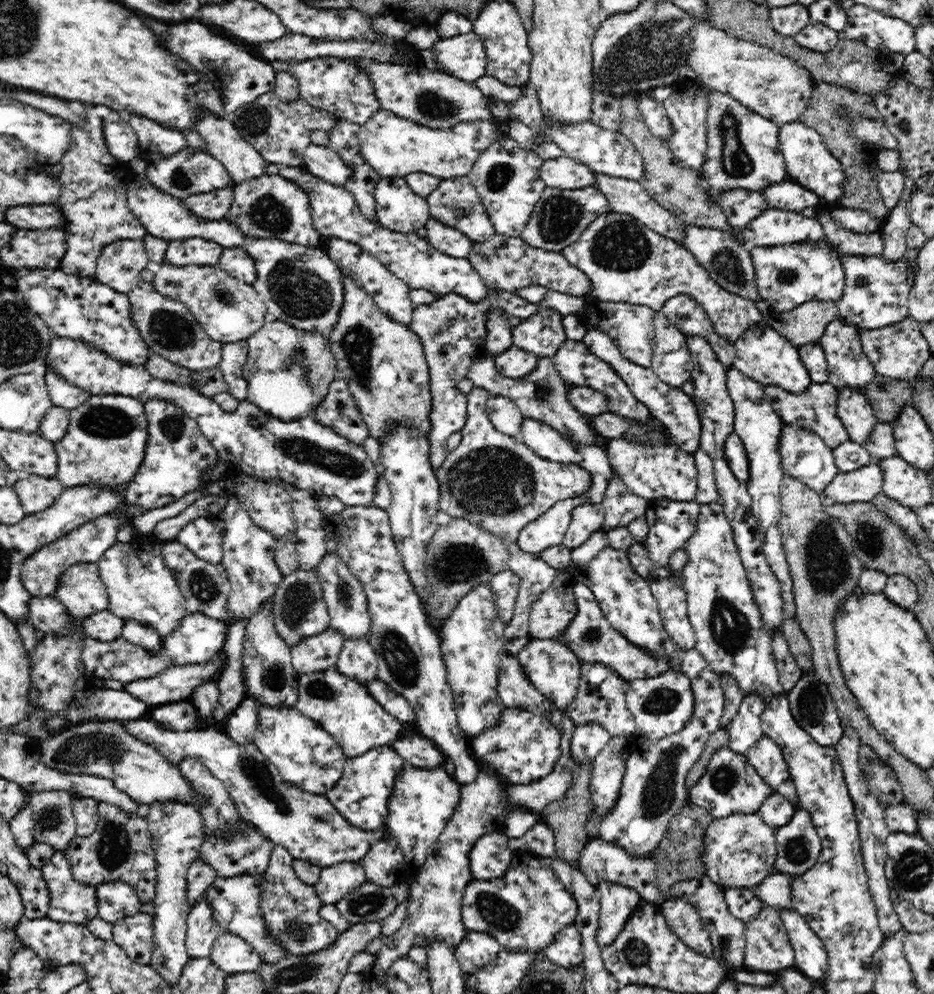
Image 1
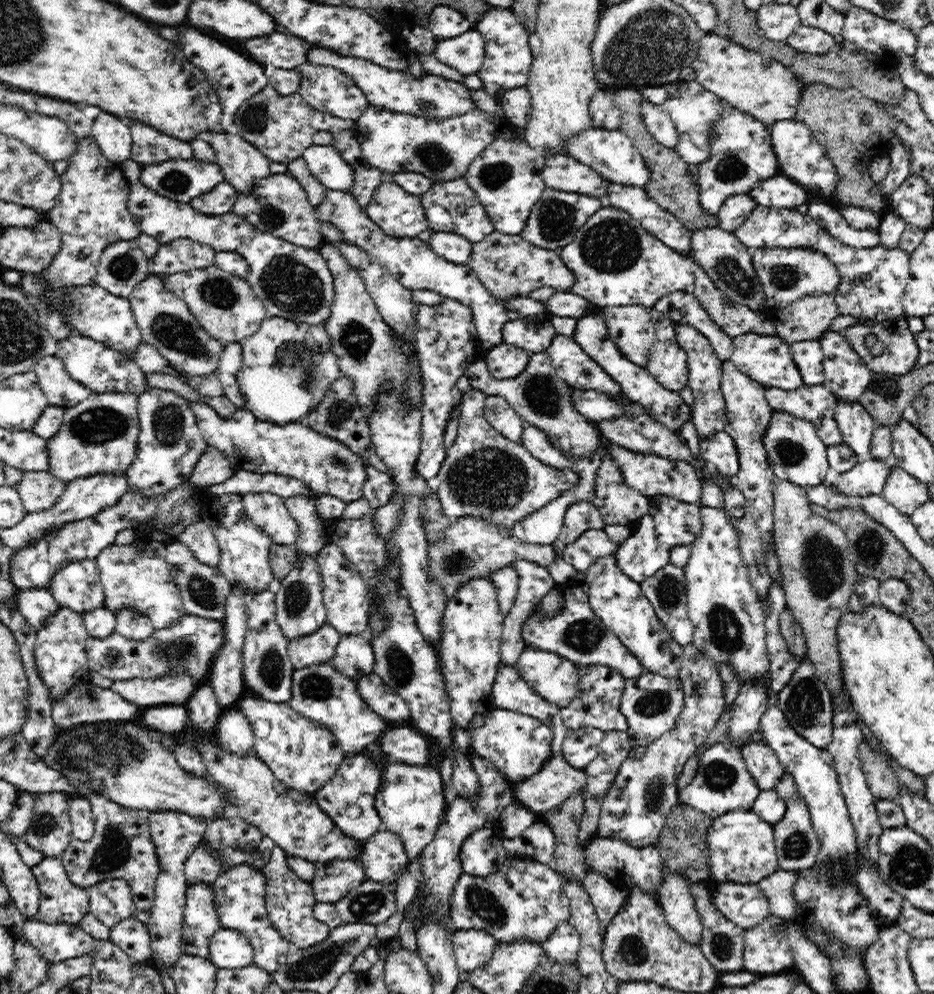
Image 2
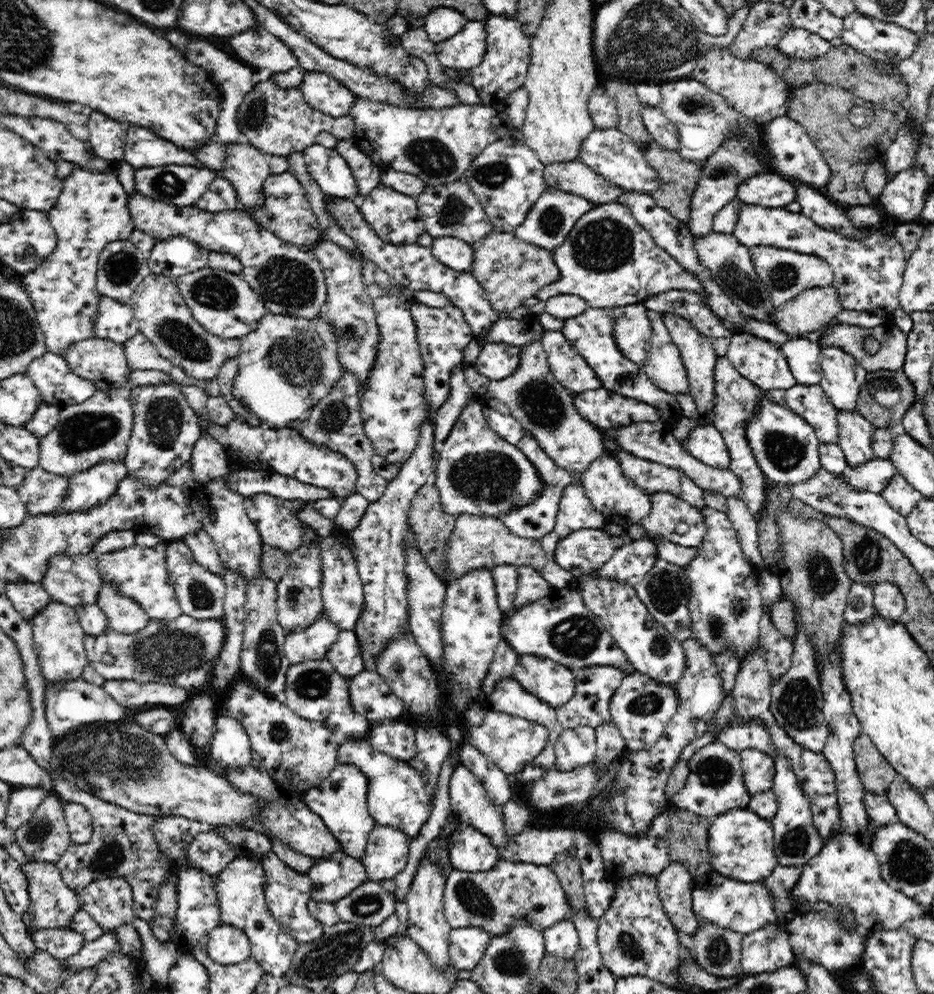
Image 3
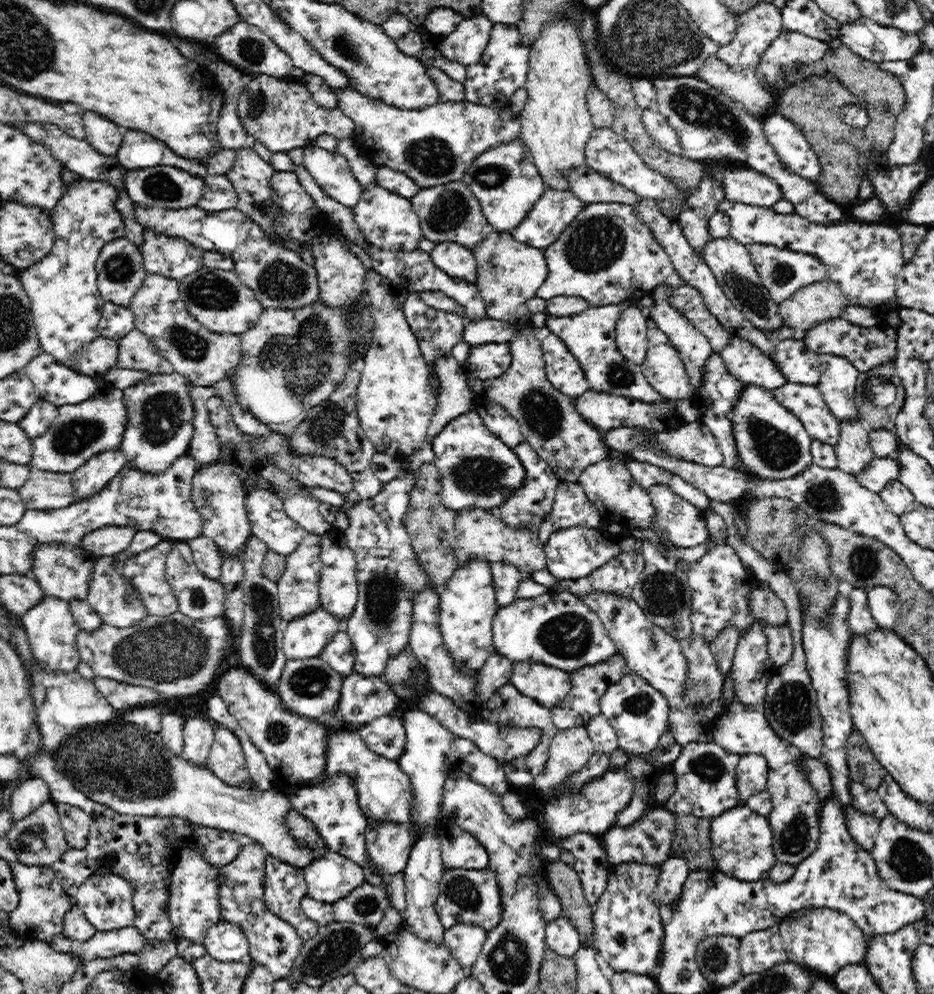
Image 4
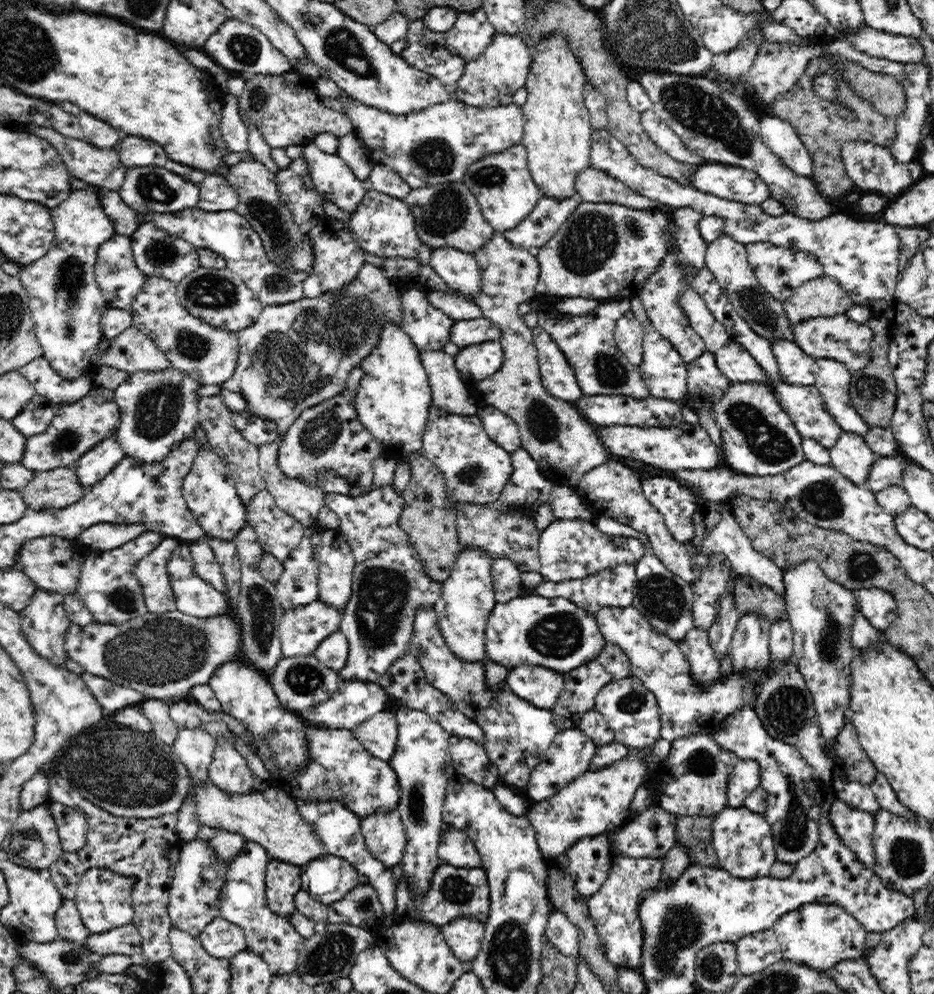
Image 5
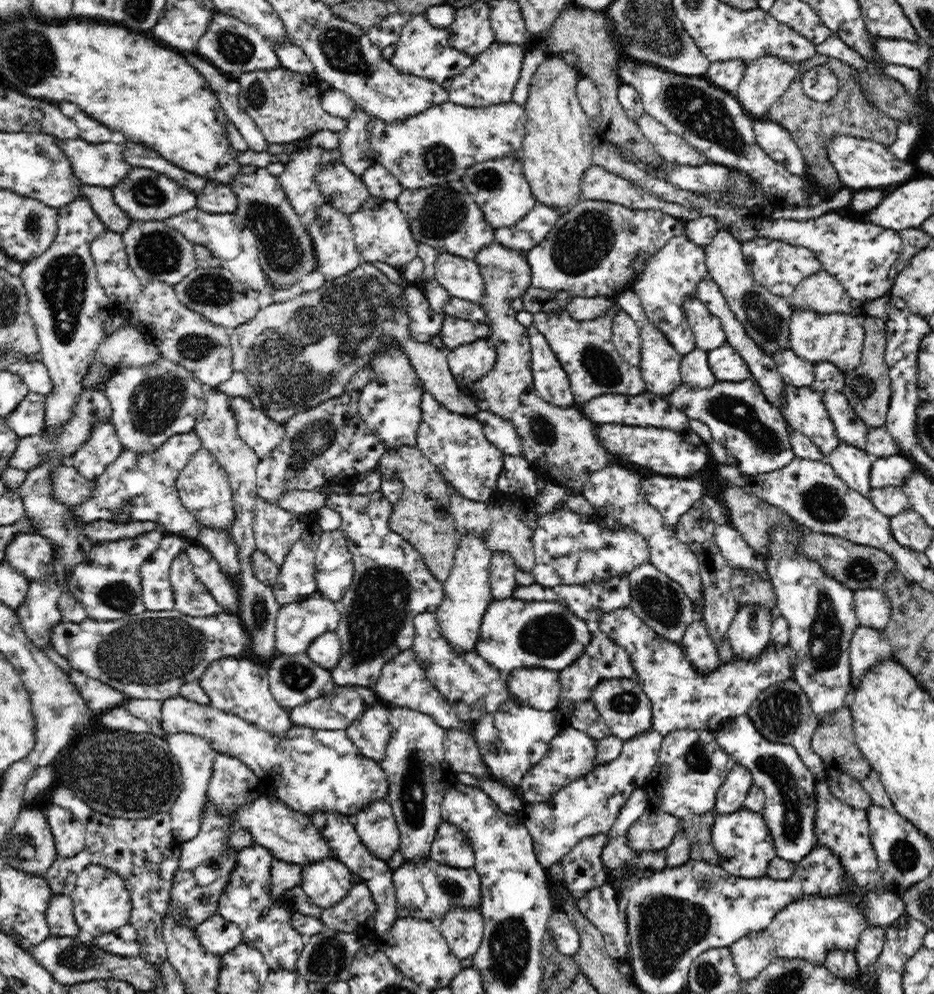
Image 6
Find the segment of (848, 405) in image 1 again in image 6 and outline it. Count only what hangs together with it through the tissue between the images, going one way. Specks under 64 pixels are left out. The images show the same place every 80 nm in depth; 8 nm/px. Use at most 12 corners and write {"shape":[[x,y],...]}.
{"shape":[[840,440],[823,461],[848,488],[869,496],[874,458]]}

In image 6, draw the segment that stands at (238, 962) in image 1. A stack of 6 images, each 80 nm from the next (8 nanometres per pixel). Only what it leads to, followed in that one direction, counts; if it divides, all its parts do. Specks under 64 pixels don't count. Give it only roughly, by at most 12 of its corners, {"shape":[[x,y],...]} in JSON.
{"shape":[[218,912],[194,929],[218,956],[244,943],[240,927]]}

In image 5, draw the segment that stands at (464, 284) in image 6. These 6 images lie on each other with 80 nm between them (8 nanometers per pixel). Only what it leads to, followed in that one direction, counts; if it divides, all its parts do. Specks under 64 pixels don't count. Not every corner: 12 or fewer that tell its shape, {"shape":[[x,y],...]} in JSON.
{"shape":[[433,249],[431,267],[449,288],[478,296],[474,254]]}

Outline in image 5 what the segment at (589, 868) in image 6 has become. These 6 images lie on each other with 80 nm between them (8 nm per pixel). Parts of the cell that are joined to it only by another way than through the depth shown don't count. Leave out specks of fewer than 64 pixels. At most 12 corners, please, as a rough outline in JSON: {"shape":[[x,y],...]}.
{"shape":[[609,833],[567,850],[565,872],[586,898],[613,866]]}

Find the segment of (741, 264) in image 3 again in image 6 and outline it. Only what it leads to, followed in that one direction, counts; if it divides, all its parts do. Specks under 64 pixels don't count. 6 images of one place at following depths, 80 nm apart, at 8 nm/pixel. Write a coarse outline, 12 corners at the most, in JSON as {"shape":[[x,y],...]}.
{"shape":[[718,231],[709,276],[746,334],[789,348],[791,306],[754,280],[741,242]]}

